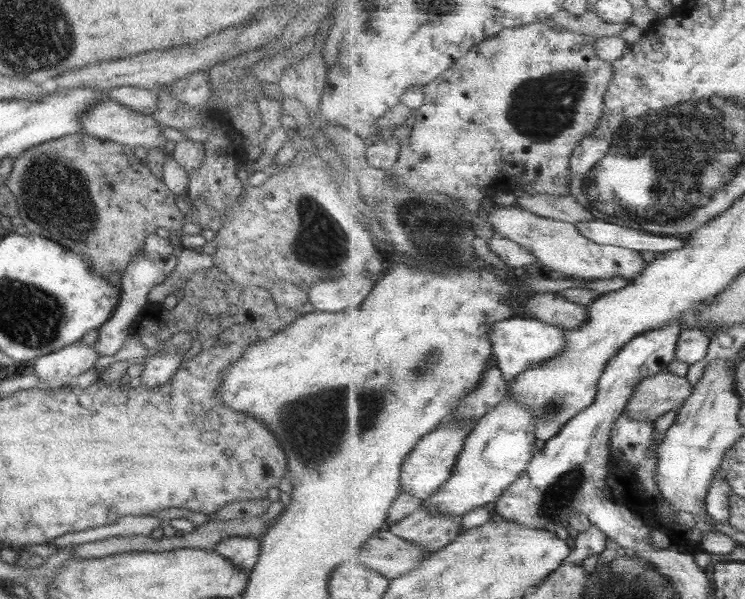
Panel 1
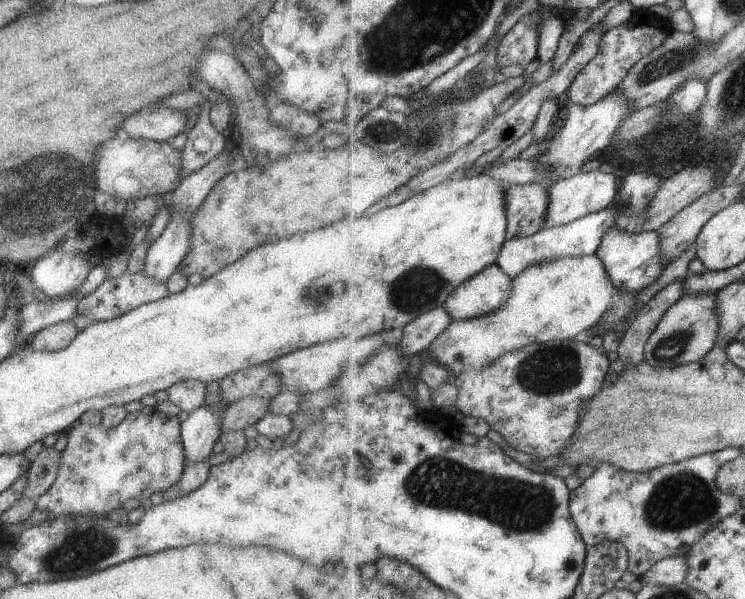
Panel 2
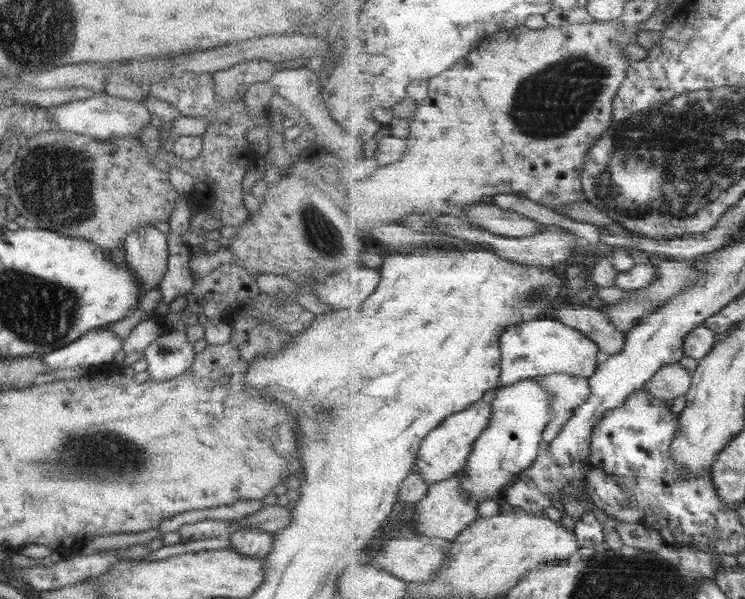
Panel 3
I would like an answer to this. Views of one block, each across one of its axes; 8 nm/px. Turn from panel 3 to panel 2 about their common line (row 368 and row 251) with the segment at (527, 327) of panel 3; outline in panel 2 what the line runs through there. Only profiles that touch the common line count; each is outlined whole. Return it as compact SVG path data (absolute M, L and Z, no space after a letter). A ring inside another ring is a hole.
M615 202L598 213L581 217L559 227L541 229L537 234L531 235L530 237L507 239L503 243L502 254L499 255L498 263L502 270L513 278L534 262L540 263L541 261L555 260L568 256L580 257L595 255L606 232L615 226L615 222L620 214L620 202Z

